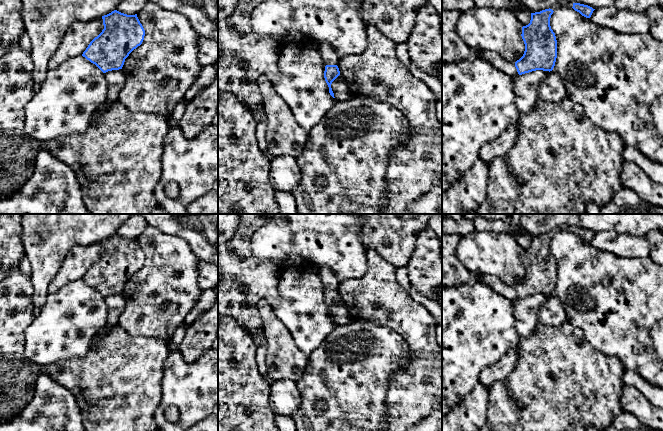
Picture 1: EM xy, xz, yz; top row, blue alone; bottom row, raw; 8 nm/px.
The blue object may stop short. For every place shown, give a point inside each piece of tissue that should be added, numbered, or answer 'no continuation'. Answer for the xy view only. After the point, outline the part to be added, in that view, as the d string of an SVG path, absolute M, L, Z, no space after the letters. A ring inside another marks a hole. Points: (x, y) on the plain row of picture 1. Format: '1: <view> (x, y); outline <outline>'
no continuation

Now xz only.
1: xz (330, 281); outline M329 267L319 268L319 275L325 289L338 289L339 280L335 273Z

